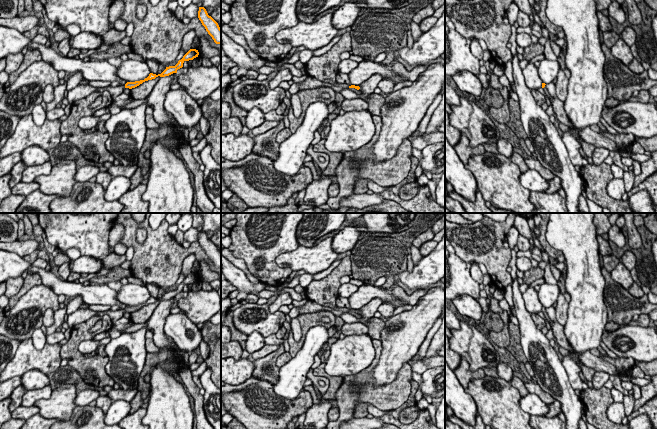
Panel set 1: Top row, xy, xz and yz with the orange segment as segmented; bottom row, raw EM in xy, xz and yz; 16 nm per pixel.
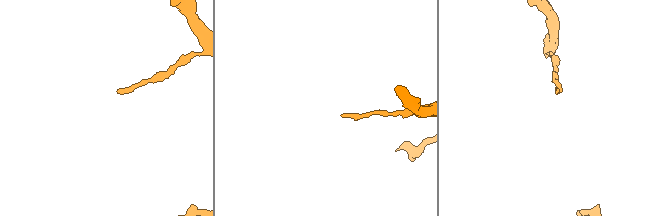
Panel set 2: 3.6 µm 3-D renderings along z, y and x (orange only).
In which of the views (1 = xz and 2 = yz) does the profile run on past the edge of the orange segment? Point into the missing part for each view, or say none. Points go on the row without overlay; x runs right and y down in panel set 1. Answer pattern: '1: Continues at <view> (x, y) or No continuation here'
1: No continuation here
2: No continuation here

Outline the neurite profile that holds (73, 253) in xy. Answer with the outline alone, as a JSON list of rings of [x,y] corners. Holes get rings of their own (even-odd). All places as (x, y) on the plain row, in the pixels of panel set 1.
[[[71,248],[66,251],[58,249],[58,253],[62,253],[64,255],[67,255],[71,261],[78,259],[81,256],[81,253],[76,248]]]

